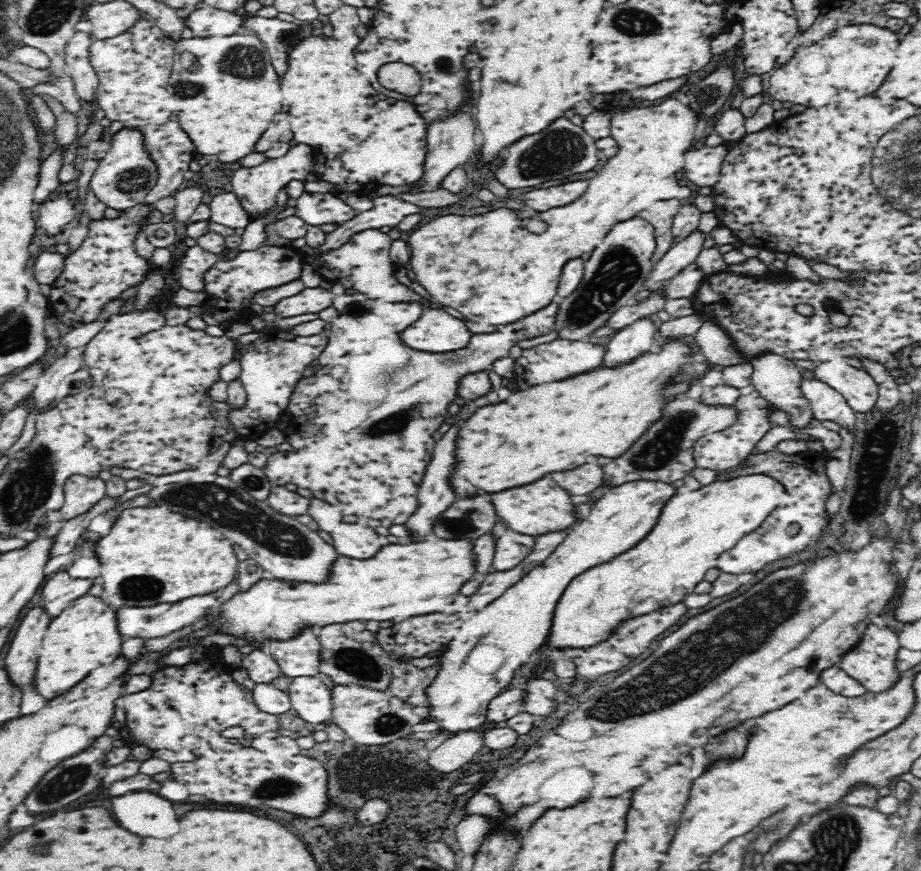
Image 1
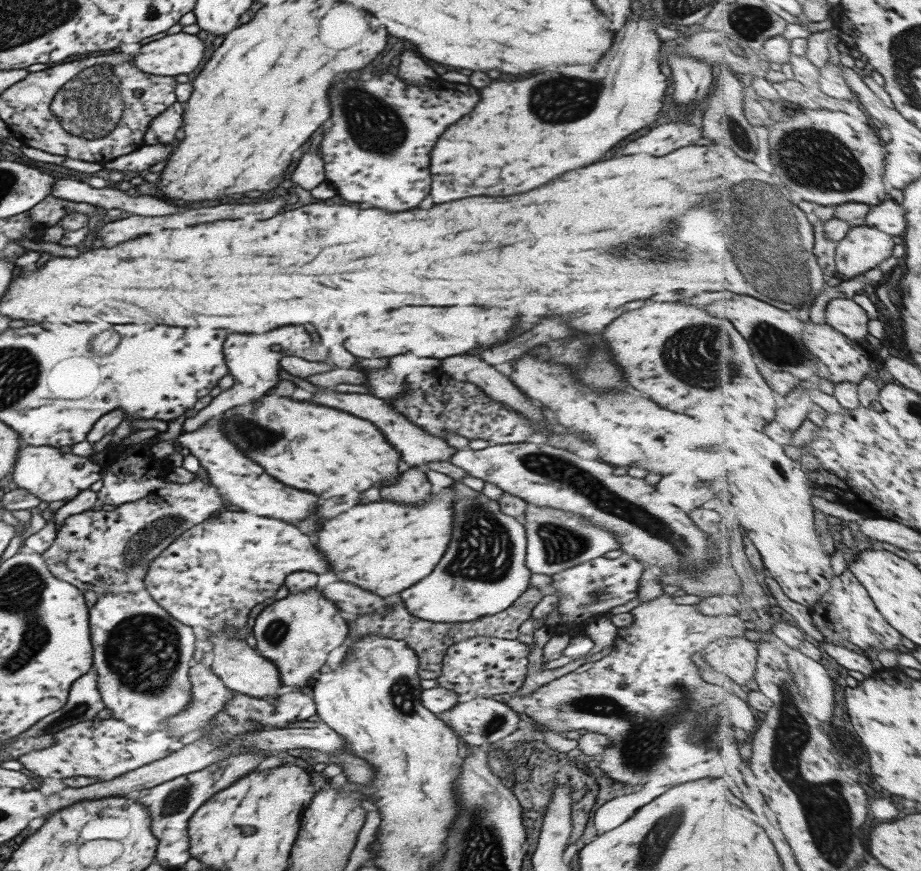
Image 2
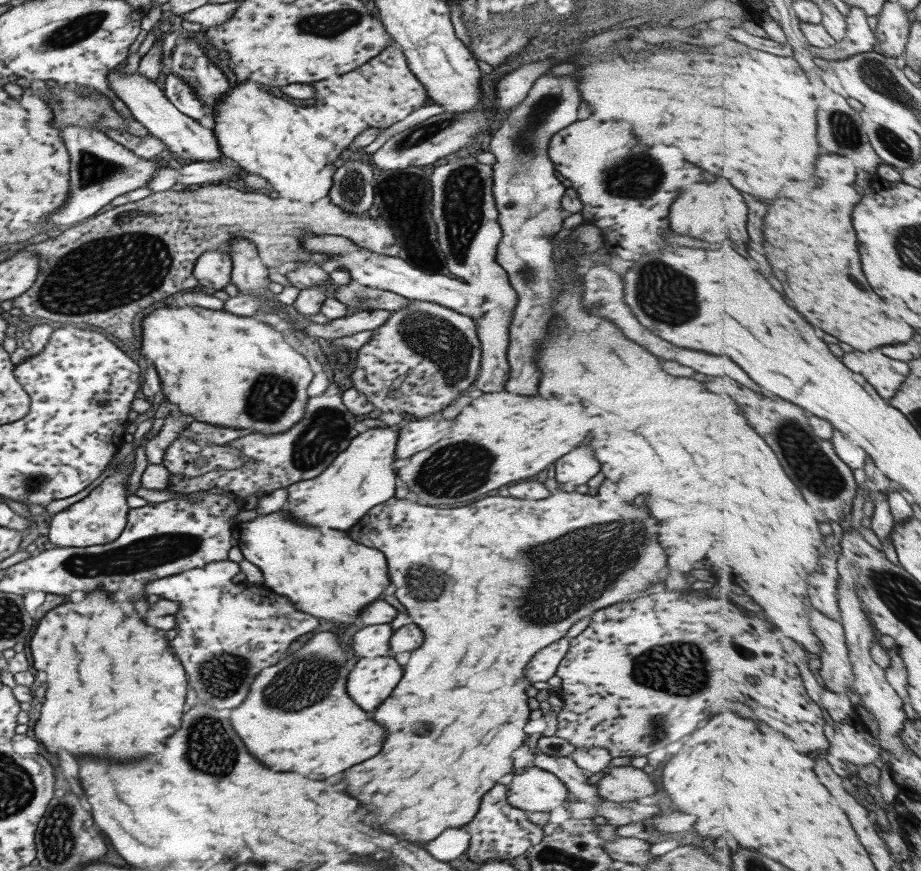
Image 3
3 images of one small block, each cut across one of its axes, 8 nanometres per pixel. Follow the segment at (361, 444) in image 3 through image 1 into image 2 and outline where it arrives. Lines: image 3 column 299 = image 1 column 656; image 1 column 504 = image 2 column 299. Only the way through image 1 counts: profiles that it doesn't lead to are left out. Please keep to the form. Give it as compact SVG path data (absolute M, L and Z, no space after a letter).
M317 587L306 589L299 593L288 593L285 598L269 601L254 614L249 625L249 630L256 638L256 650L269 661L272 661L279 670L280 682L283 686L306 686L312 679L312 674L318 672L328 658L328 653L340 644L348 642L349 626L342 616L336 604L332 604L328 598L323 597L323 592Z

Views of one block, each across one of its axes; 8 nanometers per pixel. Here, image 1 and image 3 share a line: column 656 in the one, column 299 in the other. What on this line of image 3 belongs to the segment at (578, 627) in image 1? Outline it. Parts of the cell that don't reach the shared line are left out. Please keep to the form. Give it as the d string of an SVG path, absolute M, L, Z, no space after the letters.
M284 509L270 514L259 514L250 521L242 521L235 526L232 533L232 545L242 552L243 559L255 564L264 576L265 584L275 594L288 597L292 605L296 604L302 612L308 612L316 618L326 618L344 626L350 626L358 614L376 599L388 586L390 578L386 558L380 551L360 546L350 540L350 536L342 530L330 530L330 534L322 534L317 526L305 525L285 513Z

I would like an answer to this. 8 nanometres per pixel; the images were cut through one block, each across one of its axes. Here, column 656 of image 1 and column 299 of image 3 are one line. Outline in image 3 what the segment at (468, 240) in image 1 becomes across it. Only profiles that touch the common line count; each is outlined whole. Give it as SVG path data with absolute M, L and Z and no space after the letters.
M389 45L378 56L344 74L342 78L316 82L316 104L312 106L312 110L310 106L288 102L288 98L276 98L274 94L260 92L260 88L256 90L256 86L256 82L239 82L237 90L231 90L218 102L213 118L217 123L215 136L222 155L232 159L246 172L268 179L281 198L308 205L330 202L329 190L333 183L332 176L337 169L333 162L358 134L369 129L387 129L390 124L396 124L414 110L422 108L428 99L424 85L410 72L405 54L395 45Z

